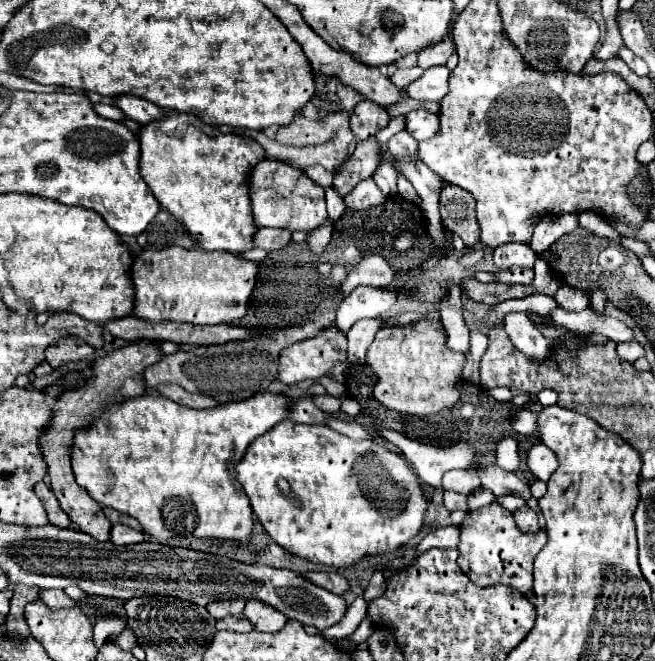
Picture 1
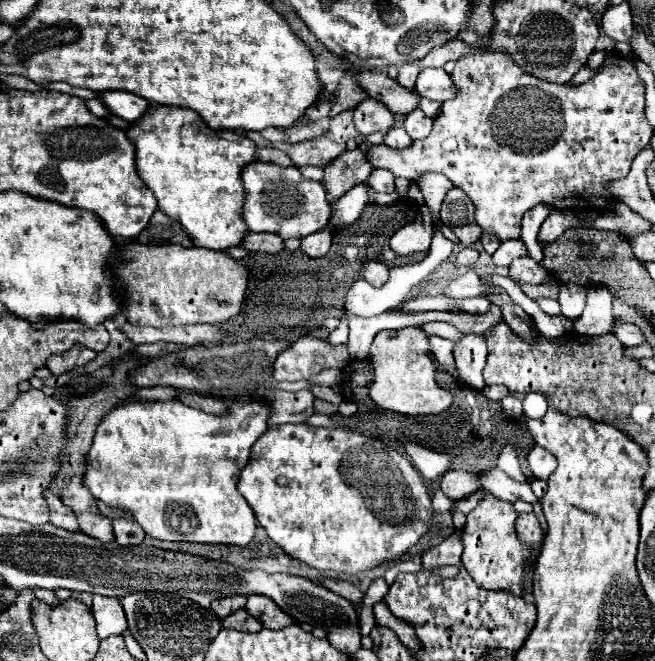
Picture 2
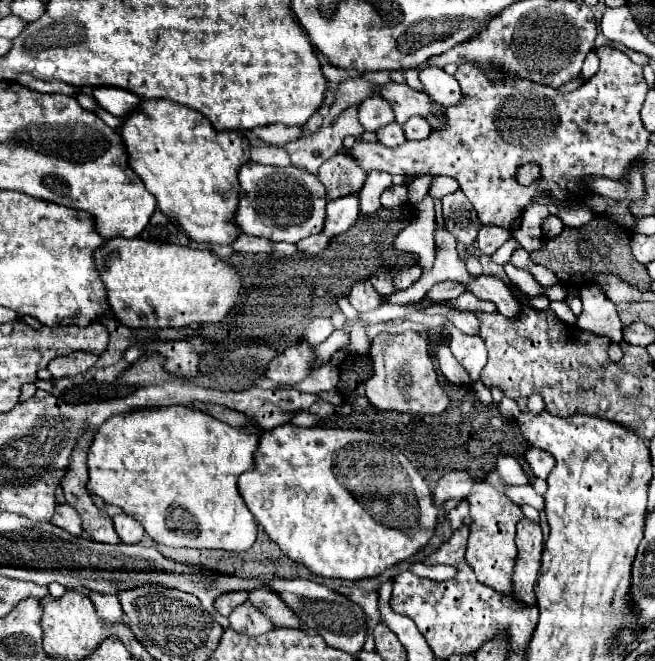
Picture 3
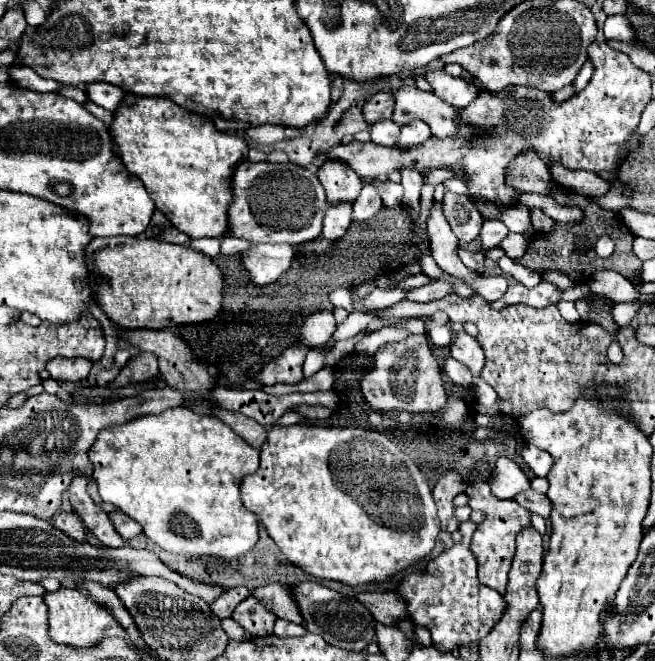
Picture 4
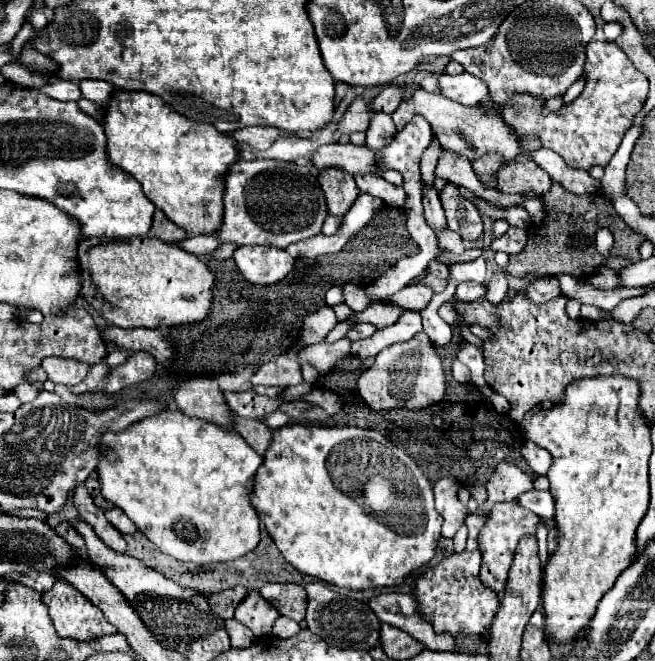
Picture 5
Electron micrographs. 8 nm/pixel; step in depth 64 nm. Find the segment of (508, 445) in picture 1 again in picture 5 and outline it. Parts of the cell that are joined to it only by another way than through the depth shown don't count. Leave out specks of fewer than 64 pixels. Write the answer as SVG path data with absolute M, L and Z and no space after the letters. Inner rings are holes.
M502 464L502 468L496 468L496 472L492 474L492 478L486 484L486 490L488 490L486 504L492 506L500 502L510 502L516 496L520 496L522 492L532 490L532 488L534 488L534 480L526 472L522 472L516 466Z

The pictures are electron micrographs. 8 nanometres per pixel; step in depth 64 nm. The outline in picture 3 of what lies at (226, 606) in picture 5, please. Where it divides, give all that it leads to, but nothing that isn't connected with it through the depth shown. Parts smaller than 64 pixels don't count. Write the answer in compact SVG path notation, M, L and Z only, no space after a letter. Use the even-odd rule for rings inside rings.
M238 590L238 592L228 592L228 594L222 594L216 598L214 602L214 608L218 610L218 614L222 616L228 616L238 604L246 602L248 600L248 592L246 590Z

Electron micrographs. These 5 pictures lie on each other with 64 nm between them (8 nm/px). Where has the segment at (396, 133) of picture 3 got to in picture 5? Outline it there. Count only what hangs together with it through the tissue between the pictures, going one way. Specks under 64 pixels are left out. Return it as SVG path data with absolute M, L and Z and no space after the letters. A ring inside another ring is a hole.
M374 112L372 120L370 120L370 126L366 130L366 142L364 146L372 148L372 150L380 150L384 148L384 144L388 144L394 136L394 124L392 124L392 118L384 112Z

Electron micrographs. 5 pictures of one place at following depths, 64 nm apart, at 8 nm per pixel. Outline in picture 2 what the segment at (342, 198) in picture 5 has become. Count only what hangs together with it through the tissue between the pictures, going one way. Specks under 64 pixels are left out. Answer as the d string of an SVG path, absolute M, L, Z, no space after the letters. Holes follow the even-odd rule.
M364 144L358 146L356 150L346 150L340 156L336 156L332 164L324 166L326 192L336 200L356 184L366 182L370 172L372 172L372 166L366 160Z

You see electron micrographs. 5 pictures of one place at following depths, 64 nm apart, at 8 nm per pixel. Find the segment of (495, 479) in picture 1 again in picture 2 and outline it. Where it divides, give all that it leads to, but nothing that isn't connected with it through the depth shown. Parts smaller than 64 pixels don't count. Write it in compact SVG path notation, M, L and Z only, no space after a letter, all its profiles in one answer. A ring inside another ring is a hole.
M498 468L484 472L480 476L480 480L482 480L482 488L492 492L496 498L502 498L502 500L508 500L508 502L516 502L516 500L524 500L524 502L530 502L530 504L538 502L538 498L530 490L528 482L520 484L520 482L512 480L510 476L506 476L504 472L500 472Z

